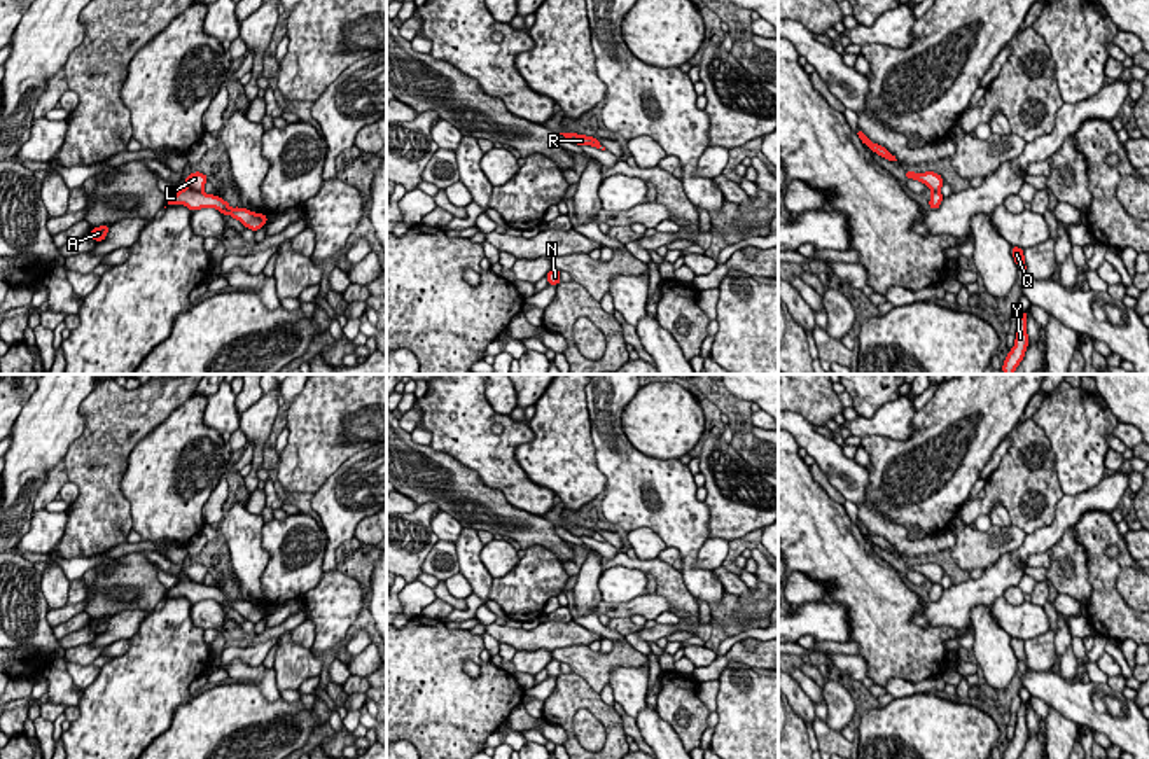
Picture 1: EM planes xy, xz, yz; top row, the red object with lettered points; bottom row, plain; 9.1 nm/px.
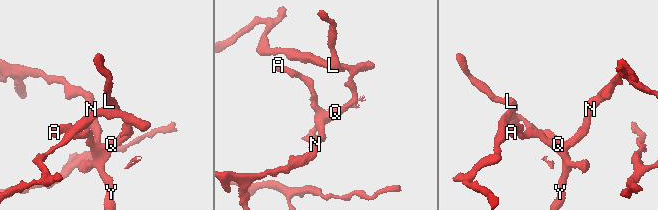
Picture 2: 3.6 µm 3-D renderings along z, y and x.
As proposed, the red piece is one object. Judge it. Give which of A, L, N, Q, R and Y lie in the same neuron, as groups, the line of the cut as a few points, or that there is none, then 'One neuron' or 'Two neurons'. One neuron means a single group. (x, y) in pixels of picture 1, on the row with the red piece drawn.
Groups: A N Q R Y / L. Split along xy (188, 188), (201, 193). Two neurons

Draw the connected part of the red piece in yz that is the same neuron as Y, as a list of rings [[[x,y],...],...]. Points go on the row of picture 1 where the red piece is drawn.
[[[1021,311],[1018,317],[1018,331],[1016,331],[1016,339],[1014,346],[1009,350],[1002,371],[1004,374],[1014,374],[1014,369],[1020,366],[1020,362],[1025,357],[1027,346],[1028,346],[1028,334],[1027,334],[1027,315],[1028,311]]]

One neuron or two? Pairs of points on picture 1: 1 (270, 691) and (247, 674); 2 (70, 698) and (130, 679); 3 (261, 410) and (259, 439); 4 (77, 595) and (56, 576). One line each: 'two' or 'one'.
1: one
2: two
3: one
4: two

